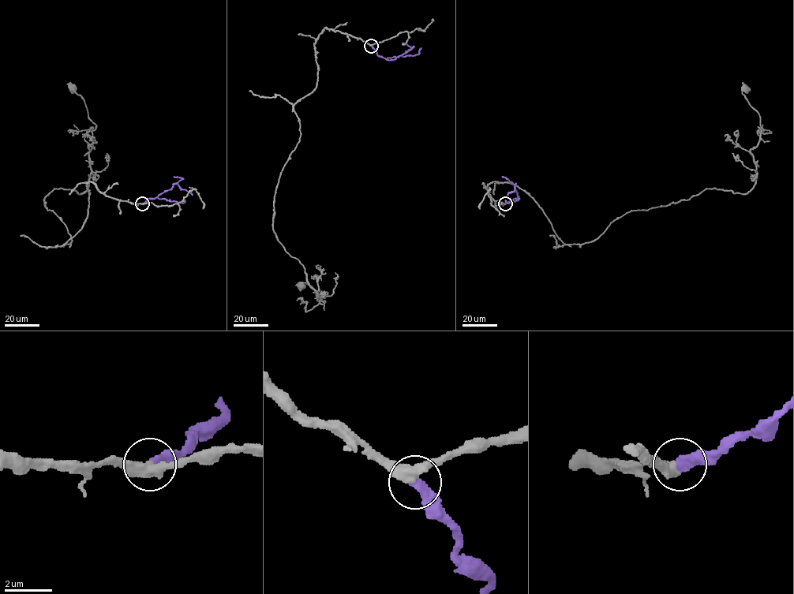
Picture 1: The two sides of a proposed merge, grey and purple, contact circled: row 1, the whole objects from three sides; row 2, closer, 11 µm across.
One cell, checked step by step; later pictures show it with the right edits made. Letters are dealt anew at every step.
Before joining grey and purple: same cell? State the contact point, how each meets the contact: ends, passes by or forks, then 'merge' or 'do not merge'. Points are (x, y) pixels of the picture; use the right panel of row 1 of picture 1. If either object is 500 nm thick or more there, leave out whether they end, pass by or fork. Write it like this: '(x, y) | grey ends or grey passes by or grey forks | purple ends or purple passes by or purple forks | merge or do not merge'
(505, 203) | grey passes by | purple ends | merge

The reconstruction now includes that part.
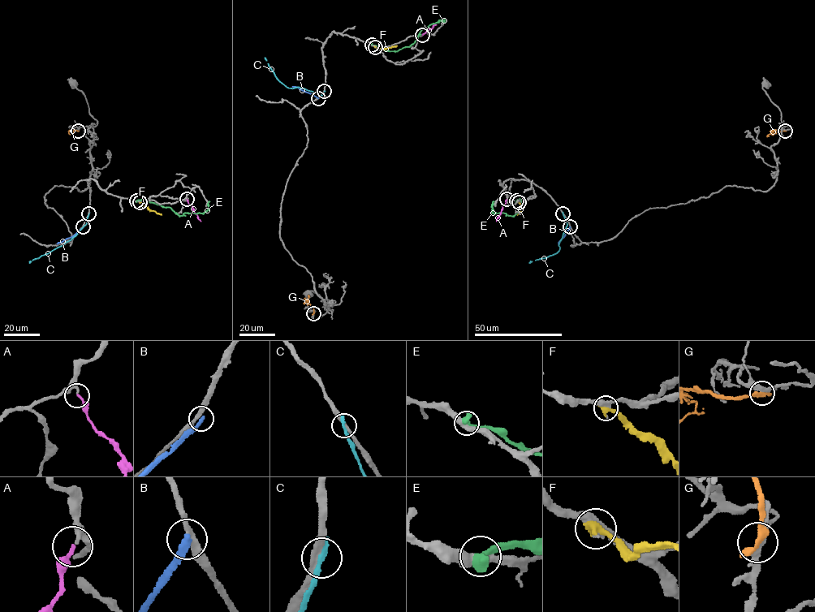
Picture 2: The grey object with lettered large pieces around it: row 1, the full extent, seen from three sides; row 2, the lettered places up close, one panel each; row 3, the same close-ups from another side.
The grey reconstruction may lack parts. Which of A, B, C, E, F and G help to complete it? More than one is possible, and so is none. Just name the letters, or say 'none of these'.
A

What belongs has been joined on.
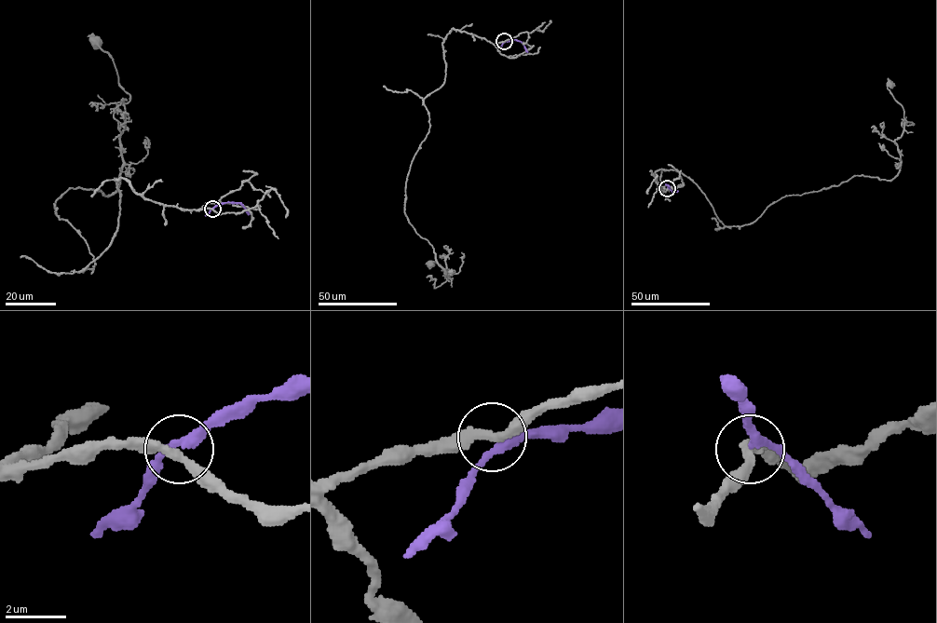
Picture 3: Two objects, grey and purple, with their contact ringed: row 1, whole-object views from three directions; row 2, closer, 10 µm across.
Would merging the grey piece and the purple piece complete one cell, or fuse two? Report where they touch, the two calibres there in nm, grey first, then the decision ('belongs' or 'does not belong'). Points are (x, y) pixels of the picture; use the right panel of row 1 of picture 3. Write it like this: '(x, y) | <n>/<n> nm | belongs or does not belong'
(667, 188) | 300/280 nm | does not belong

